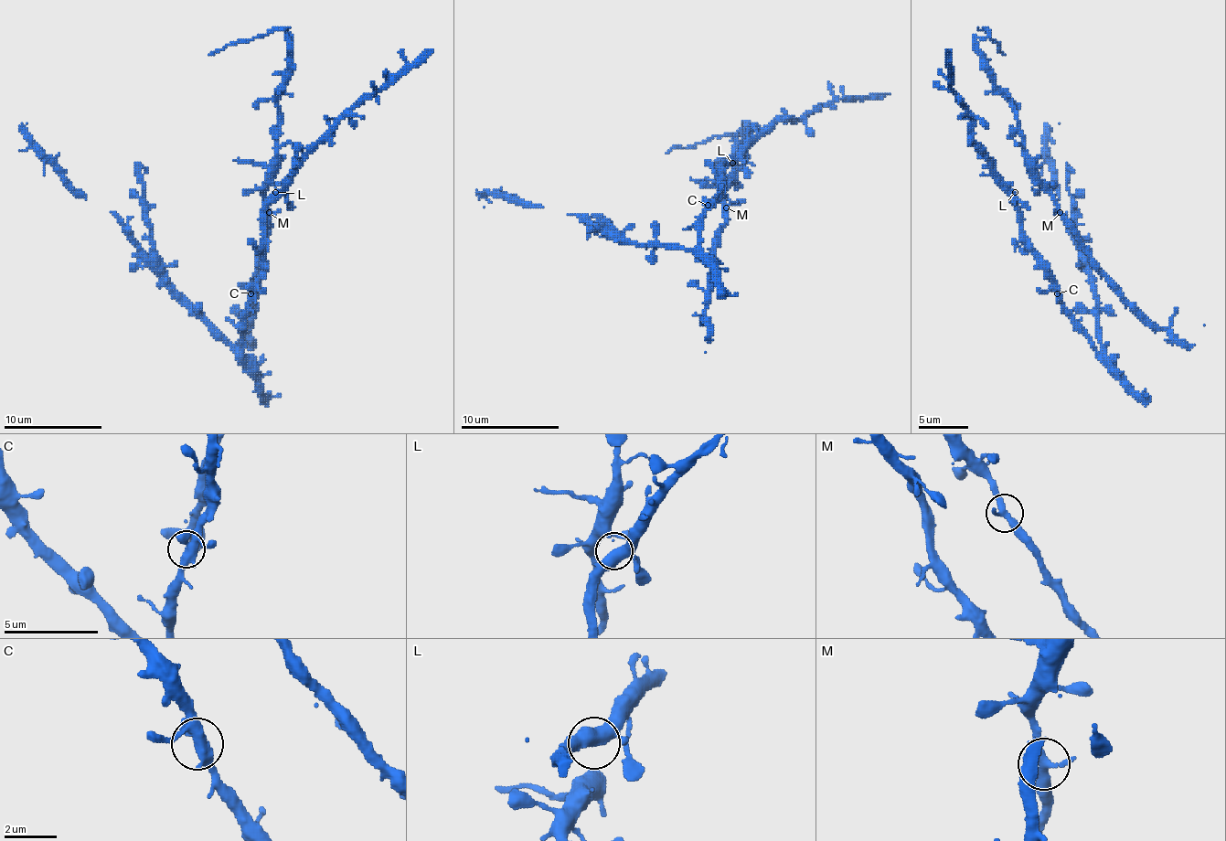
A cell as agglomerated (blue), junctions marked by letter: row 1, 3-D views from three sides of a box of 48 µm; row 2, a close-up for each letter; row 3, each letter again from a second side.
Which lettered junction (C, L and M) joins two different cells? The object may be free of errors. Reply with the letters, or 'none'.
none

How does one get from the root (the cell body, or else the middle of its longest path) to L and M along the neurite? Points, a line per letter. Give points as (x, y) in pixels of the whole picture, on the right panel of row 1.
L: (1059, 291), (1047, 263), (1022, 229), (1022, 212), (1015, 192)
M: (1059, 291), (1047, 263), (1022, 229), (1022, 212), (1015, 192), (1039, 185), (1051, 197), (1059, 212)

